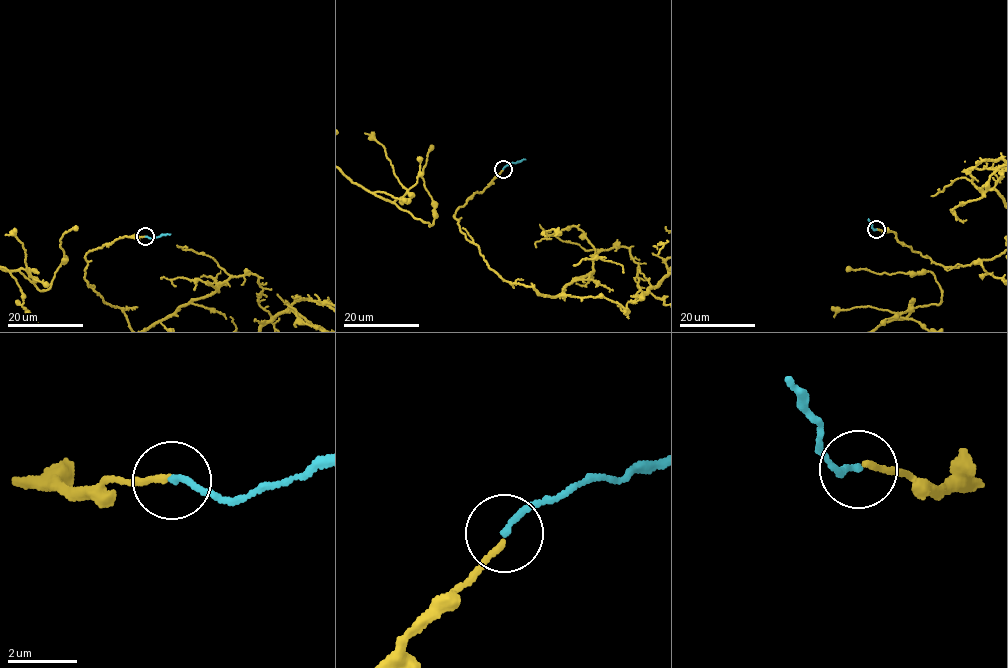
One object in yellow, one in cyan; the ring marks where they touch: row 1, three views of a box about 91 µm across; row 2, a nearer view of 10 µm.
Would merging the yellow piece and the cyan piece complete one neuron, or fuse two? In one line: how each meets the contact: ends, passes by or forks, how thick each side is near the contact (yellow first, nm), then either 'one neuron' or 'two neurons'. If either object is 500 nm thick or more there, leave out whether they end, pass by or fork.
yellow ends | cyan ends | 150/180 nm | one neuron

